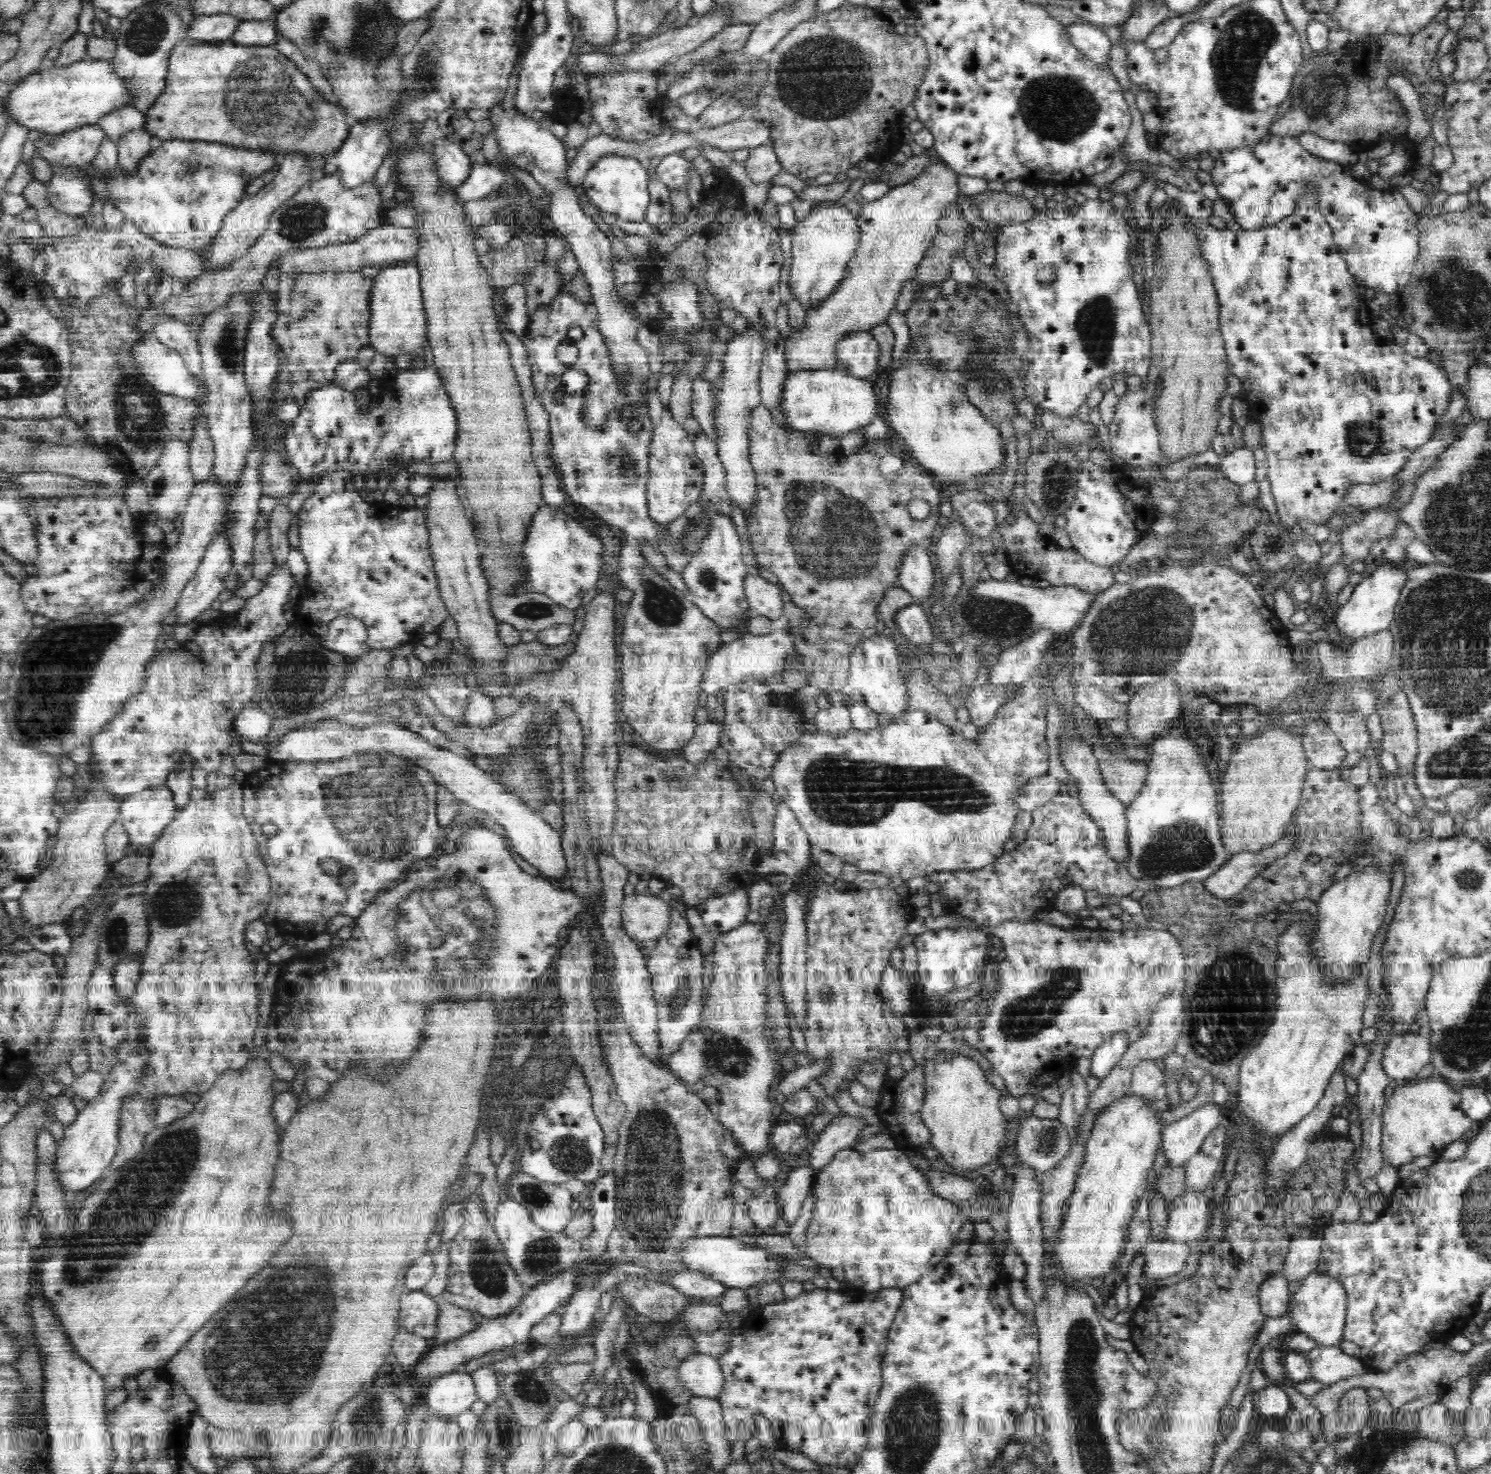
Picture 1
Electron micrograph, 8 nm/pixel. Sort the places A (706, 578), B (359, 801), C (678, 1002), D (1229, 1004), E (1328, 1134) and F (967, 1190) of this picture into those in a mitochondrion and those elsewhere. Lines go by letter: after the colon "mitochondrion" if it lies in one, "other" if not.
A: mitochondrion
B: mitochondrion
C: mitochondrion
D: mitochondrion
E: other
F: other

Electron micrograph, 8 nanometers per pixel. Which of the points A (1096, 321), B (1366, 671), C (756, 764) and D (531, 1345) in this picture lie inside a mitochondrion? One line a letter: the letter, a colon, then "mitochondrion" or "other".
A: mitochondrion
B: other
C: other
D: other

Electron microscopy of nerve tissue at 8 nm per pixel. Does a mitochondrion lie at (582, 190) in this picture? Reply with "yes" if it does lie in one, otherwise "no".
no

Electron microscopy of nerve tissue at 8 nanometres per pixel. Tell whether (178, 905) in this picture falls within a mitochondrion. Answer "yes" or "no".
yes

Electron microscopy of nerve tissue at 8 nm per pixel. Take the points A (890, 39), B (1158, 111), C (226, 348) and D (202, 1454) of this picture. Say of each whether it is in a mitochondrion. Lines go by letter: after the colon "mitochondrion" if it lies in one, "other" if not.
A: other
B: other
C: mitochondrion
D: other

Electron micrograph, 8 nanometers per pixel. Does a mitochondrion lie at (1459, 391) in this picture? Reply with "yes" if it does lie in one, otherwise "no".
no

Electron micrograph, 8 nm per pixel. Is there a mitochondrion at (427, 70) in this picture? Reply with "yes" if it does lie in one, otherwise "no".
yes

